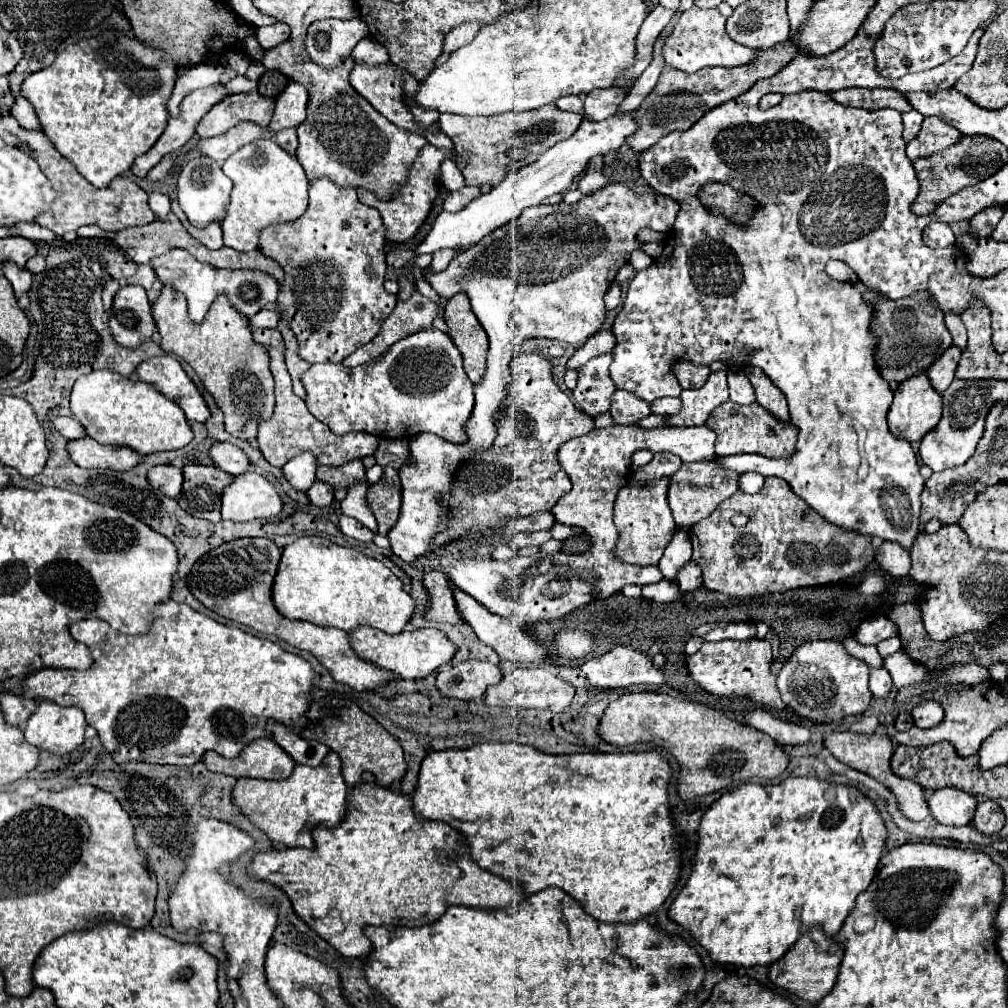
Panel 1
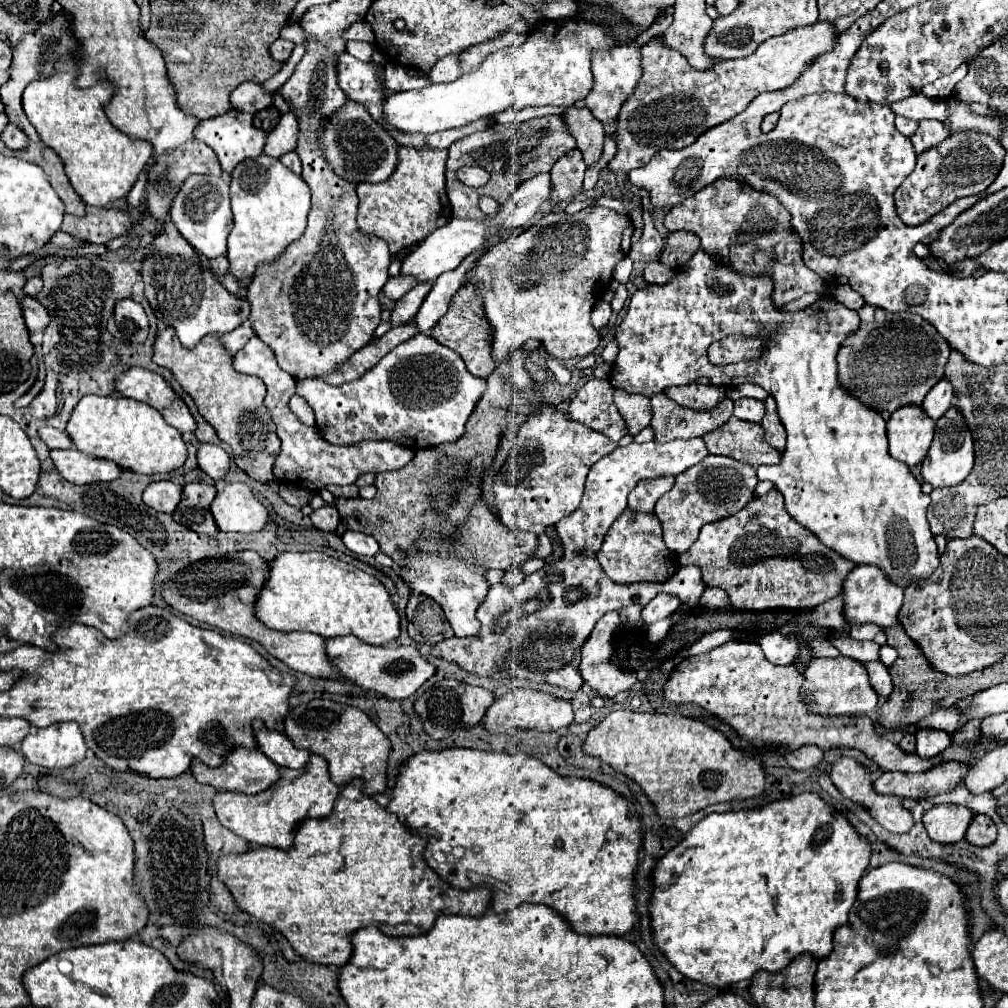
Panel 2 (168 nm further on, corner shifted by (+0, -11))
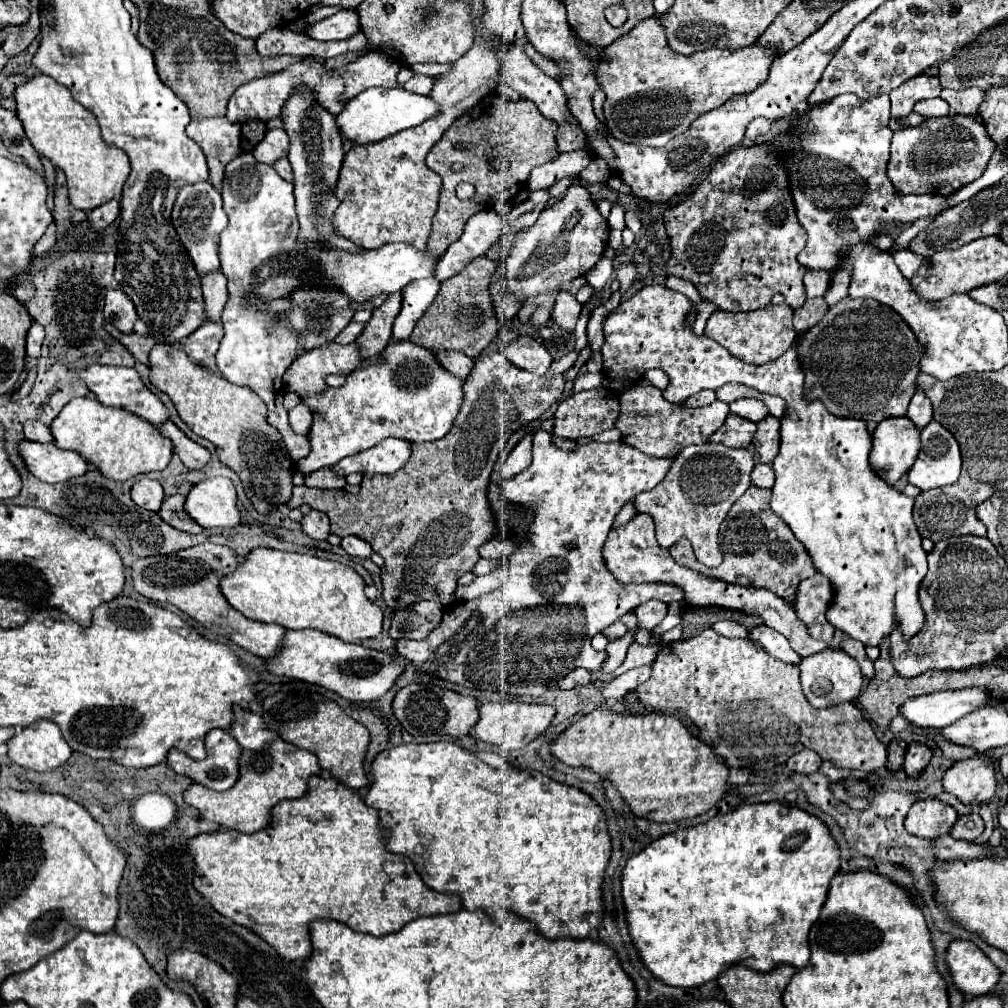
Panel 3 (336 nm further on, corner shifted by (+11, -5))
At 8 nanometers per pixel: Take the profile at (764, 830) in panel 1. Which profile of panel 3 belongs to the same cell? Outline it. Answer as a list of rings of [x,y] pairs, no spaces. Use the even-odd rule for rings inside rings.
[[[746,803],[746,805],[740,805],[726,815],[718,815],[706,823],[700,823],[694,827],[684,827],[684,829],[678,829],[670,835],[664,835],[664,837],[652,841],[646,849],[642,849],[640,853],[632,855],[626,861],[626,867],[622,871],[622,903],[626,909],[628,933],[630,933],[630,939],[636,947],[644,967],[656,979],[660,979],[662,983],[666,983],[670,987],[682,987],[682,989],[698,987],[702,983],[716,979],[716,975],[720,975],[724,969],[728,969],[732,965],[744,965],[744,967],[754,969],[758,973],[768,973],[774,967],[784,965],[784,963],[792,965],[794,969],[800,969],[810,959],[808,931],[810,931],[812,923],[816,921],[816,917],[820,915],[820,909],[822,909],[826,895],[828,895],[830,881],[838,873],[838,867],[840,867],[838,845],[820,819],[812,817],[810,813],[806,813],[802,809],[784,807],[780,803],[752,803],[752,805]]]

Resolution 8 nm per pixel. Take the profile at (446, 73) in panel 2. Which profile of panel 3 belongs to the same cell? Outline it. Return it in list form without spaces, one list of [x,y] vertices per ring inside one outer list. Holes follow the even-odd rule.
[[[414,75],[410,81],[406,81],[402,87],[412,91],[412,93],[420,93],[420,95],[428,95],[430,89],[434,85],[434,79],[428,75]]]

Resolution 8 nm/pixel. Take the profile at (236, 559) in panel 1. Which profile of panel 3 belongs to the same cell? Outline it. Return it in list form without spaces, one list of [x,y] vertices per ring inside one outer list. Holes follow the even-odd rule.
[[[206,541],[196,547],[182,549],[174,555],[136,559],[132,563],[132,583],[134,583],[134,589],[146,599],[158,601],[158,603],[170,603],[178,607],[180,611],[184,611],[186,615],[190,615],[192,619],[196,619],[206,629],[218,635],[230,637],[230,641],[234,641],[242,649],[264,659],[272,657],[278,651],[286,629],[274,623],[268,625],[268,623],[246,619],[242,613],[226,605],[226,599],[220,593],[220,587],[218,587],[220,577],[232,573],[236,565],[238,565],[236,553],[230,547],[222,547],[222,545],[214,545]]]

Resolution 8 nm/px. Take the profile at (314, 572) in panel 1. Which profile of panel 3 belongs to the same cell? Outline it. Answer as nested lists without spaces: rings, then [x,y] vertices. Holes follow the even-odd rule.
[[[252,549],[244,563],[220,581],[220,589],[244,617],[276,623],[284,629],[318,629],[346,643],[360,643],[378,637],[382,631],[382,611],[364,595],[362,577],[338,561],[276,549]]]

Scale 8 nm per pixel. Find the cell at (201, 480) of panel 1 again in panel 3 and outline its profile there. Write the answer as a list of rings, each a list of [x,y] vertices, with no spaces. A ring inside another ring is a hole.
[[[172,495],[172,497],[168,497],[168,499],[162,503],[162,509],[158,511],[158,515],[162,517],[162,521],[166,521],[168,525],[172,525],[174,529],[180,529],[180,531],[184,531],[184,533],[198,535],[198,533],[202,533],[204,529],[202,529],[198,523],[194,523],[190,517],[186,517],[184,501],[186,501],[186,497],[182,497],[182,495]]]

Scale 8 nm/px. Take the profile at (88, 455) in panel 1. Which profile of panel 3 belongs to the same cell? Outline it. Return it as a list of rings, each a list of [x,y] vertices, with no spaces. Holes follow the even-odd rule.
[[[20,441],[20,457],[28,465],[28,471],[44,483],[60,483],[72,477],[80,477],[88,469],[88,461],[74,453],[62,451],[54,443]]]

